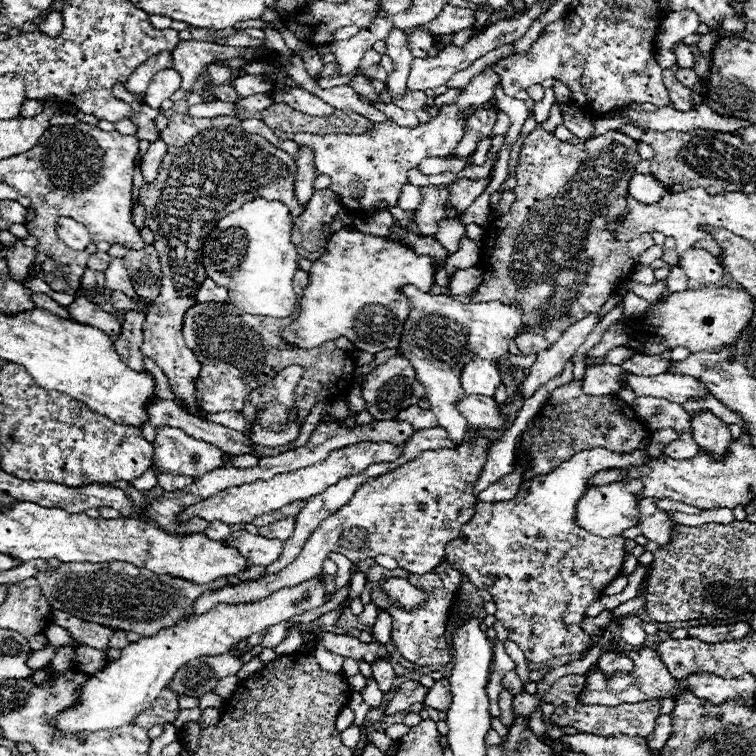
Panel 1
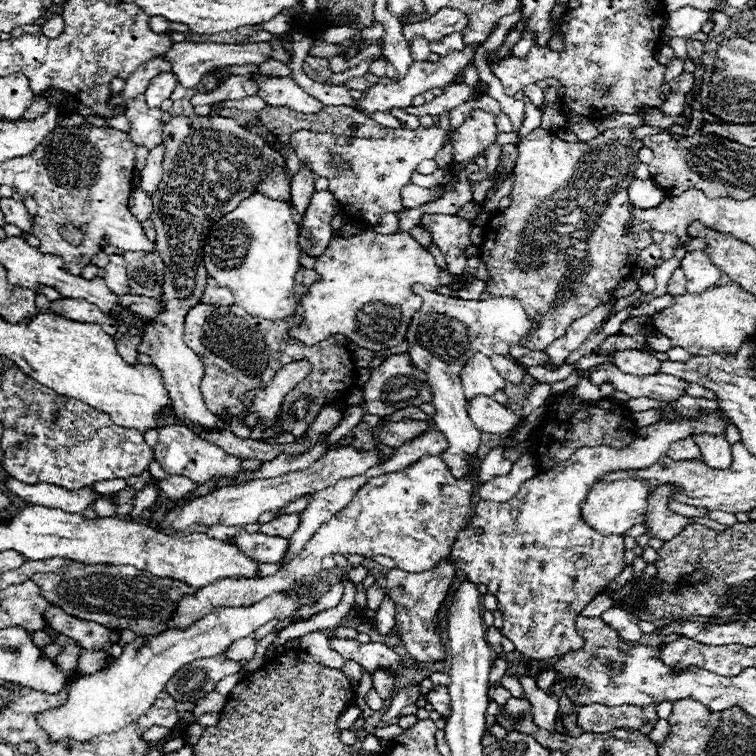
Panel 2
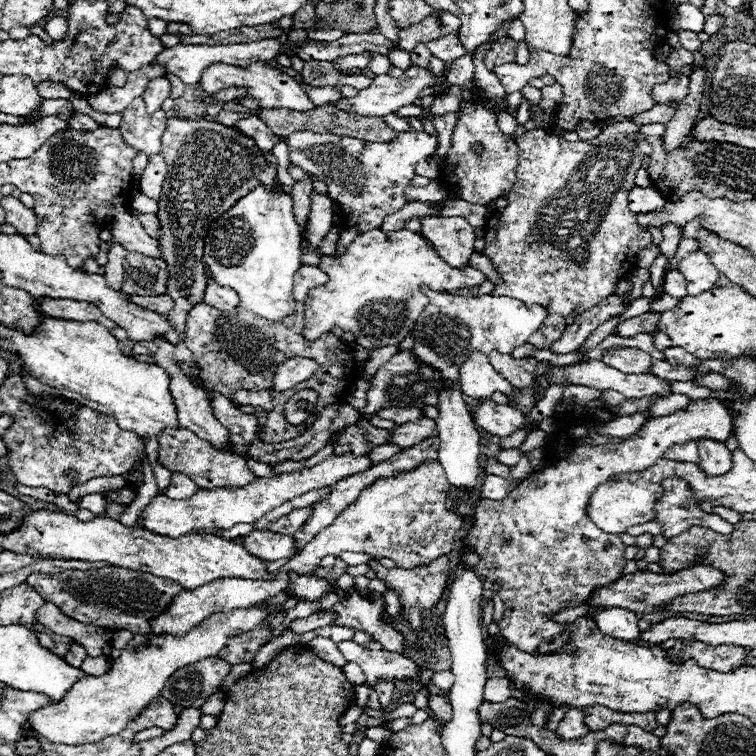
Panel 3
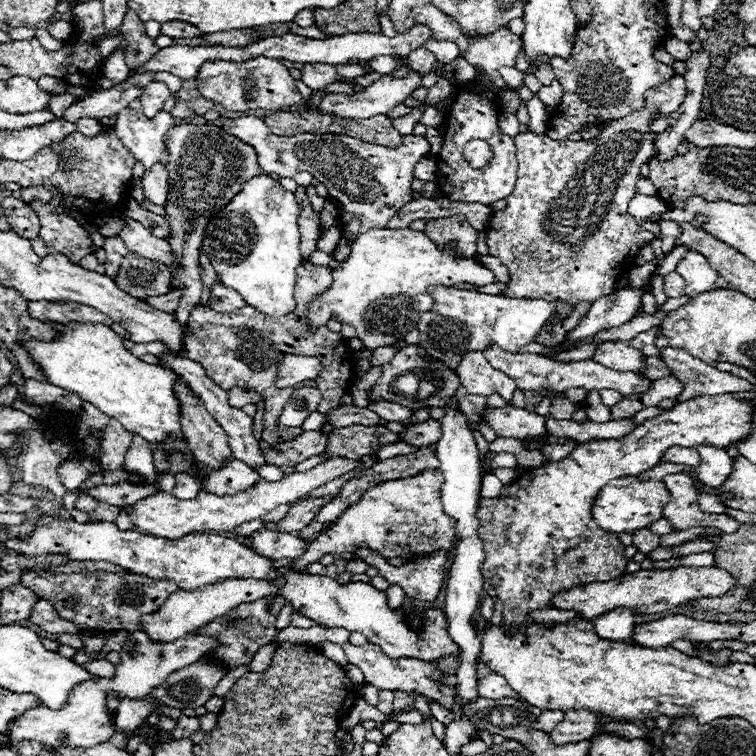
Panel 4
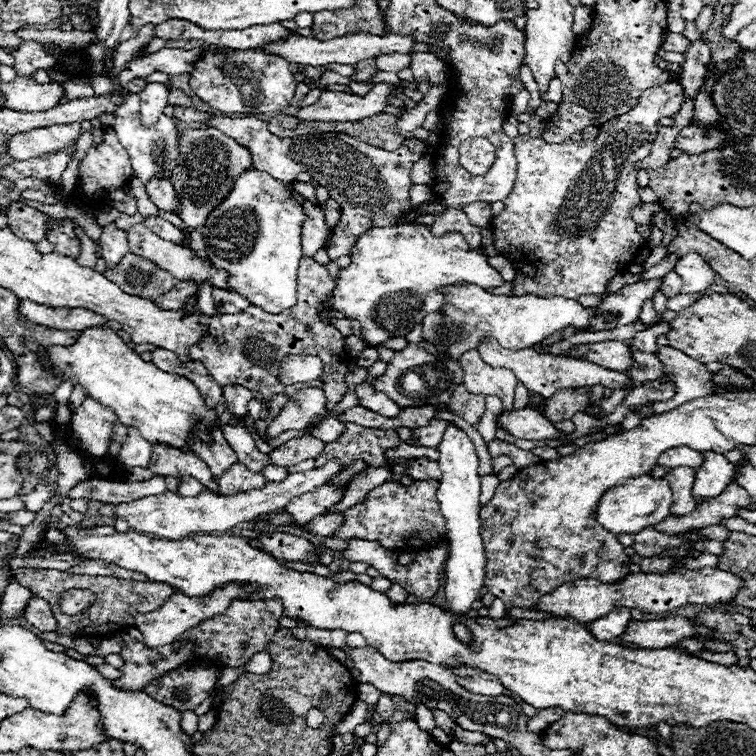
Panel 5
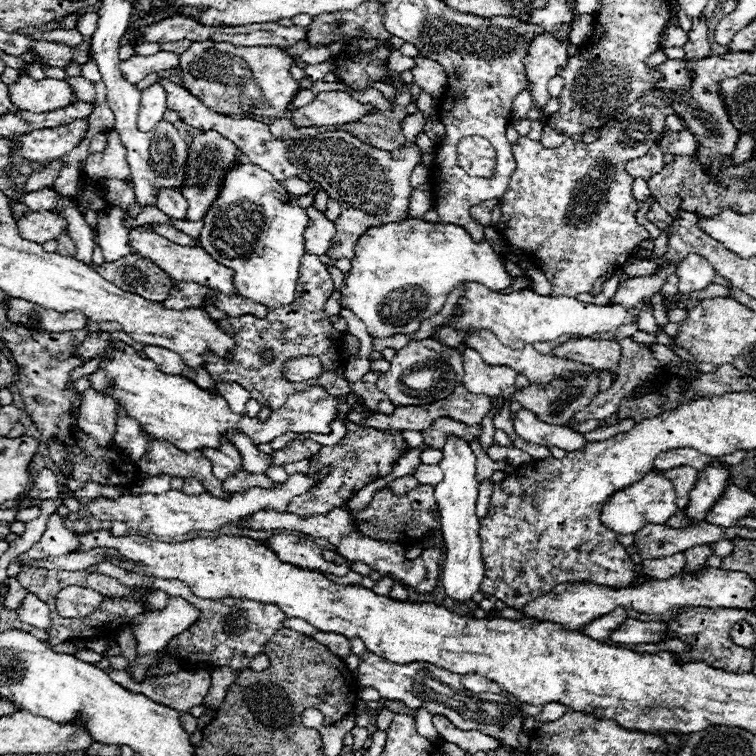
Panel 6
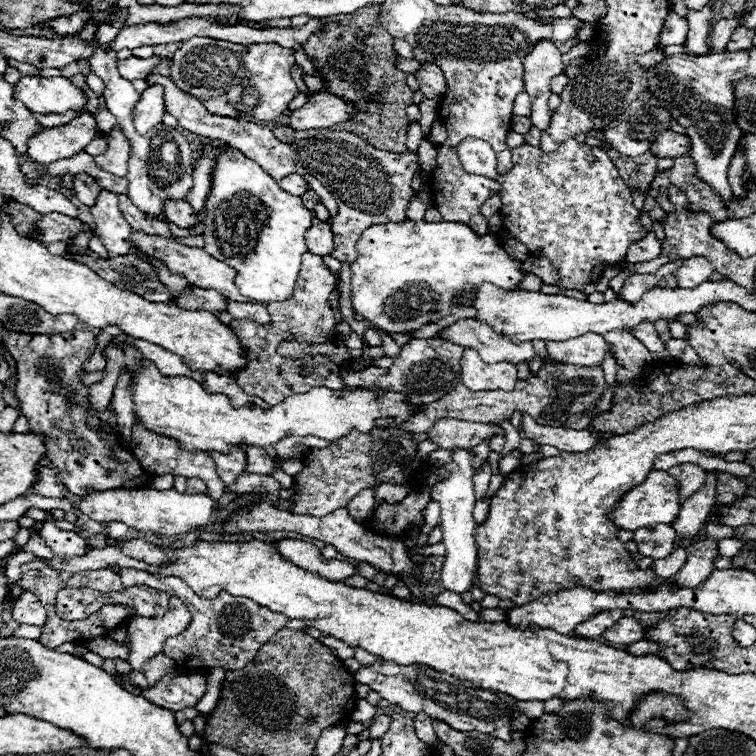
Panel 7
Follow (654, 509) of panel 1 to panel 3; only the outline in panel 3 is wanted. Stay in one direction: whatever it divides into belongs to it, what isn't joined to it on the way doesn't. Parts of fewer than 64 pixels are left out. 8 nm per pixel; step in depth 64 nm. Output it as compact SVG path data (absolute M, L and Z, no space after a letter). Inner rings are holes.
M666 478L662 488L664 492L656 504L656 520L662 524L666 538L674 538L692 526L710 528L718 534L728 534L734 530L734 524L724 518L702 512L690 486L686 486L680 478Z

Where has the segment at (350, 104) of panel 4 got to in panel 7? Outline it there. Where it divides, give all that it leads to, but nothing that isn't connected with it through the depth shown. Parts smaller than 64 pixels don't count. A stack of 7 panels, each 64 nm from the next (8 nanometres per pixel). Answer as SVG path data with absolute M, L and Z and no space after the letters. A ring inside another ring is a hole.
M320 92L320 94L312 94L302 108L290 114L288 126L292 130L332 128L334 124L346 122L352 114L354 114L354 108L346 100Z

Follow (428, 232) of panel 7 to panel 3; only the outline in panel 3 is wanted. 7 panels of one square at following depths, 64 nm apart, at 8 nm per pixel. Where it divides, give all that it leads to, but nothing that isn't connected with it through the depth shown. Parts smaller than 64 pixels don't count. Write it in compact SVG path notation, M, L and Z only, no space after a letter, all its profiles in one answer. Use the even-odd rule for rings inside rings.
M374 230L374 242L368 242L368 238L370 234L360 234L348 246L346 254L322 258L320 268L330 280L310 290L304 302L304 336L308 340L318 338L332 326L340 326L342 330L354 332L356 342L368 350L396 346L410 334L420 312L428 306L428 298L420 296L422 284L433 290L447 291L478 286L488 280L484 272L468 264L452 268L426 244L422 234L410 230Z

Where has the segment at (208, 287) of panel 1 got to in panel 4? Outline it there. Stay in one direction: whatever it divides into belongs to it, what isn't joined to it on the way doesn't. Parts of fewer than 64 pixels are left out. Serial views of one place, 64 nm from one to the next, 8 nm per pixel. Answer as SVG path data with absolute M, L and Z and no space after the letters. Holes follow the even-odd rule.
M214 284L210 296L212 296L210 298L210 308L218 310L218 312L234 312L234 310L246 306L244 298L236 290L230 290L222 284Z

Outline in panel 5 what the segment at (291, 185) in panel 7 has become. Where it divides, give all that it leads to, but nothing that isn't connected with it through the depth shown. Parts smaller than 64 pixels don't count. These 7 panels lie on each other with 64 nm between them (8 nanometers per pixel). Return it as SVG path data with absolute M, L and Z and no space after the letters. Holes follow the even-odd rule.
M294 182L294 190L296 190L300 196L308 198L312 204L318 204L318 202L316 202L316 194L314 194L314 186L312 186L312 184L308 184L308 182Z

